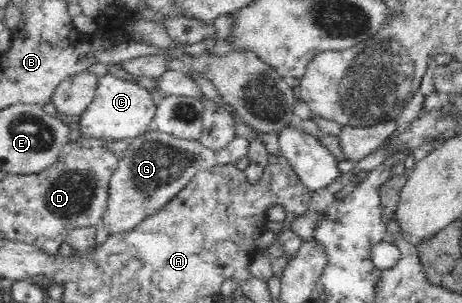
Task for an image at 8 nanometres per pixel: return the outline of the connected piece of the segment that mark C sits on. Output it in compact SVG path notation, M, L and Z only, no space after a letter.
M106 74L100 77L94 103L80 117L77 127L80 135L99 140L123 140L139 137L153 128L158 109L158 99L147 87L141 87L134 81L124 81L115 75Z

